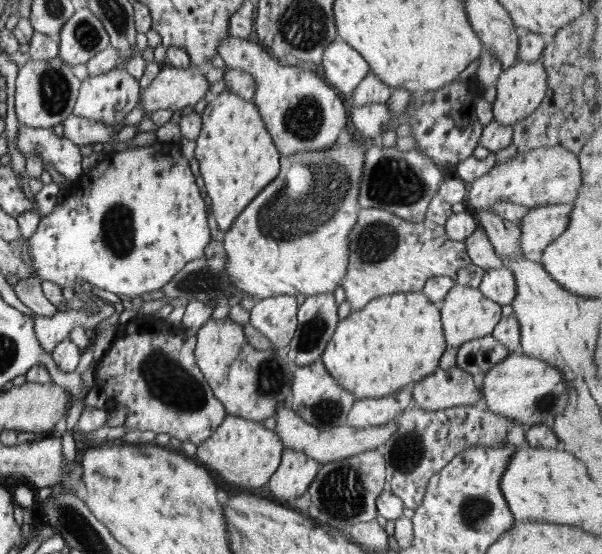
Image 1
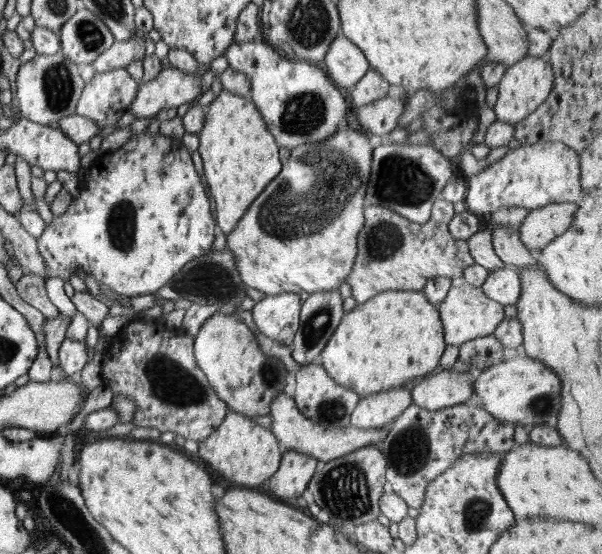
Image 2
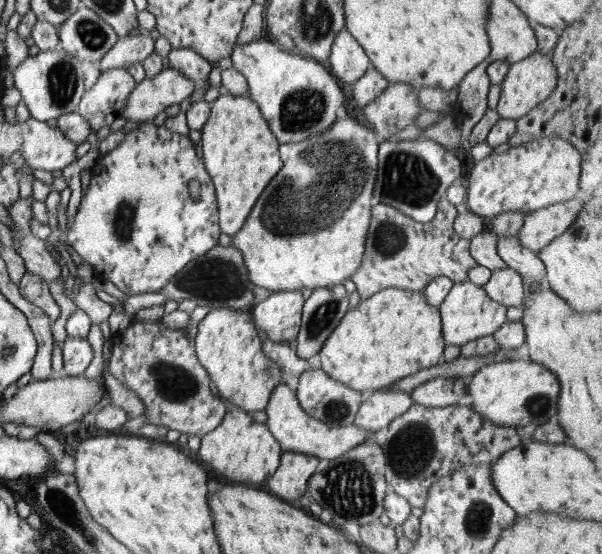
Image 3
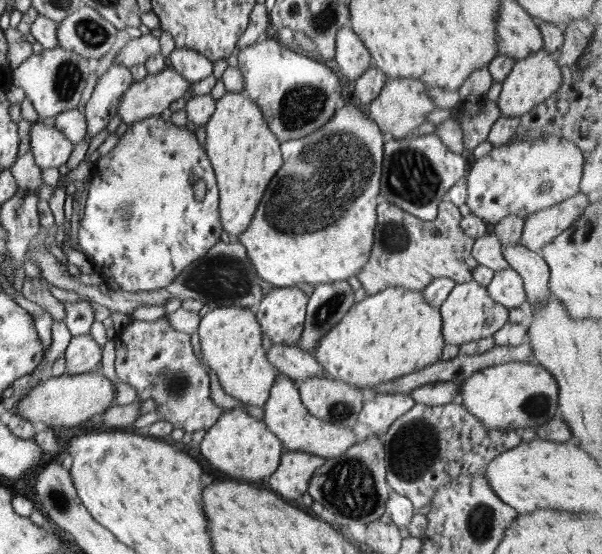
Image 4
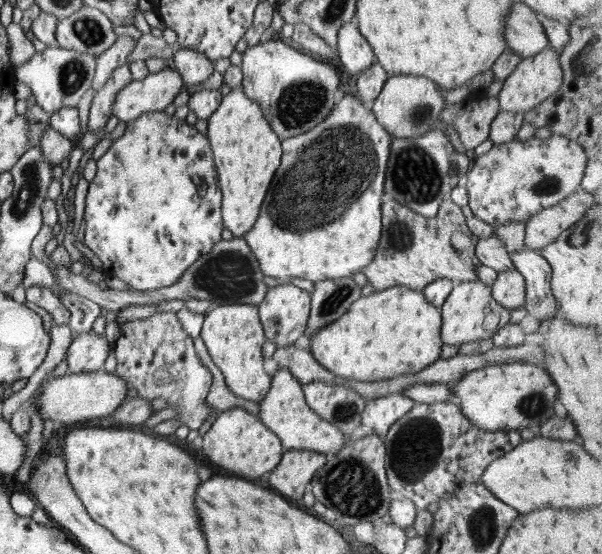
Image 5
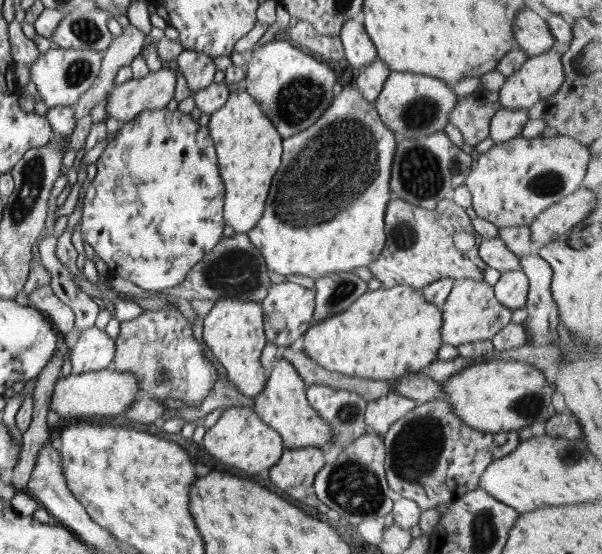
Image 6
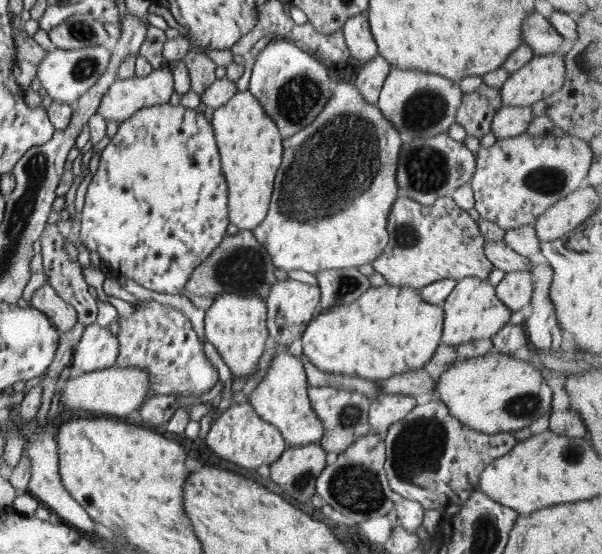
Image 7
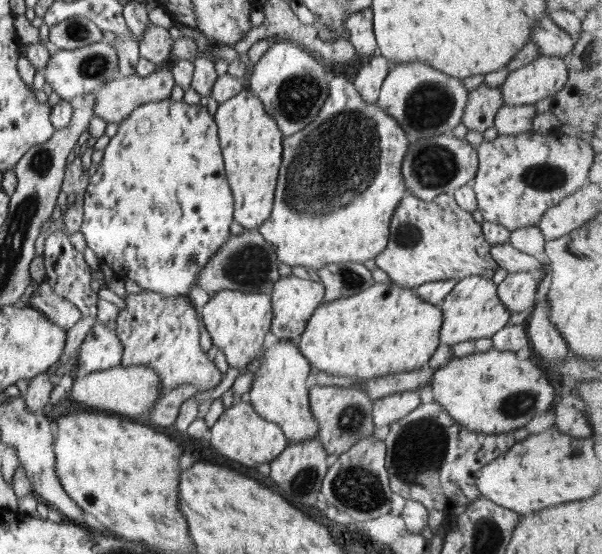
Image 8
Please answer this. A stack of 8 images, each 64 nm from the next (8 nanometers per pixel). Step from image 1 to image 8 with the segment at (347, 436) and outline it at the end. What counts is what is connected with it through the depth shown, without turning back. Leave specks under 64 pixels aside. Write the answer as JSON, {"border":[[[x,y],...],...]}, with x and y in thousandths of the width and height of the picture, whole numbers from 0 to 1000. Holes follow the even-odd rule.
{"border":[[[465,614],[449,628],[442,628],[435,653],[425,653],[419,664],[420,691],[407,720],[415,726],[434,755],[465,769],[480,800],[522,792],[528,783],[528,762],[518,747],[513,731],[513,704],[508,697],[517,662],[512,648],[485,614]]]}

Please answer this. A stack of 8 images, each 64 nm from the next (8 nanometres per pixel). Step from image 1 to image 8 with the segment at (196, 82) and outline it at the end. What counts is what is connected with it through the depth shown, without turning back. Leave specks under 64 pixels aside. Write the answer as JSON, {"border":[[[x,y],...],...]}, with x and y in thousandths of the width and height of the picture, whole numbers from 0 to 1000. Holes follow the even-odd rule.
{"border":[[[259,126],[241,139],[226,134],[198,135],[158,164],[159,184],[156,186],[154,209],[171,213],[178,222],[191,220],[198,224],[208,213],[213,213],[216,204],[229,191],[282,179],[282,166],[286,166],[289,152],[287,134],[279,126]]]}

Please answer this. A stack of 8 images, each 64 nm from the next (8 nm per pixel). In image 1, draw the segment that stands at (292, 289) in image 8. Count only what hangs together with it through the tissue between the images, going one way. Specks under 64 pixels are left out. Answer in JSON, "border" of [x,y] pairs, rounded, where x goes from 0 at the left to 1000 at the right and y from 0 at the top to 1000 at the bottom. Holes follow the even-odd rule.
{"border":[[[462,532],[437,538],[415,560],[415,587],[453,621],[452,628],[478,625],[490,605],[495,576],[490,534]]]}

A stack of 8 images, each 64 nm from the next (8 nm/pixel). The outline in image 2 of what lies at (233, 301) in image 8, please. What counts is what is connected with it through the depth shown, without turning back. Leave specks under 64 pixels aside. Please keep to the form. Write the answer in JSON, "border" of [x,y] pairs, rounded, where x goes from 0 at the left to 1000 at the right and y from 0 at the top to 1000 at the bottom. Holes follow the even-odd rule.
{"border":[[[359,561],[331,592],[321,612],[327,659],[339,670],[359,711],[375,726],[379,740],[409,755],[445,749],[449,727],[472,706],[477,670],[470,652],[439,639],[424,603],[392,567]]]}

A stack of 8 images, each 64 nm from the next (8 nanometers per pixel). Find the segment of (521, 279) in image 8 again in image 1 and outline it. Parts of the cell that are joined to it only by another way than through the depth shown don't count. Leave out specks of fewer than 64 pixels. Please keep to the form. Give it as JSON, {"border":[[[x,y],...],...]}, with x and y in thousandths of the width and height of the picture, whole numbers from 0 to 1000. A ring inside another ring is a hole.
{"border":[[[847,482],[807,486],[794,516],[801,532],[829,551],[849,549],[857,532],[857,505]]]}

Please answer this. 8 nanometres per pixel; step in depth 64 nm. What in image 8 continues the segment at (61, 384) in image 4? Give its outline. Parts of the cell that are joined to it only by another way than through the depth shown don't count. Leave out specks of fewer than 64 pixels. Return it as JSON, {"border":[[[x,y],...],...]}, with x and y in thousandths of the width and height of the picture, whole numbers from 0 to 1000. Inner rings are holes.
{"border":[[[206,661],[136,675],[123,686],[111,713],[123,733],[146,733],[166,744],[179,744],[209,755],[239,751],[267,717],[267,686],[264,675],[248,661]]]}

